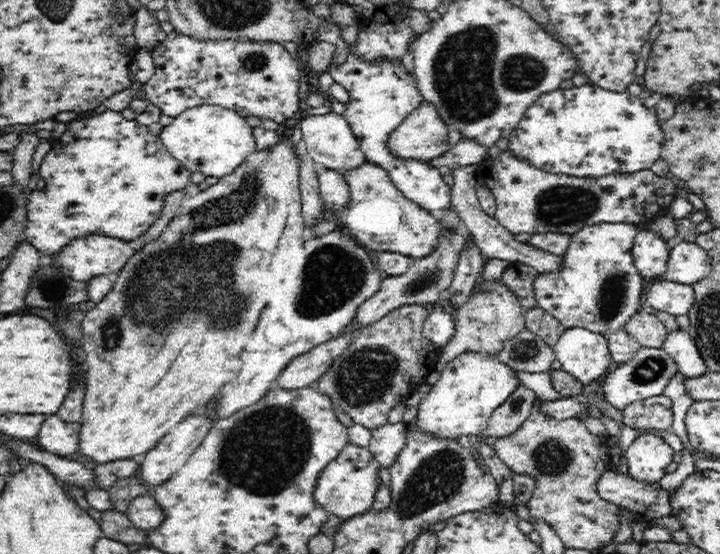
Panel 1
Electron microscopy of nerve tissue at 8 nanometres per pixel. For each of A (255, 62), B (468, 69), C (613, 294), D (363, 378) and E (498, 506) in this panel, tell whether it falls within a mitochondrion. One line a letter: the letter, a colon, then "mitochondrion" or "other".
A: mitochondrion
B: mitochondrion
C: mitochondrion
D: mitochondrion
E: other

